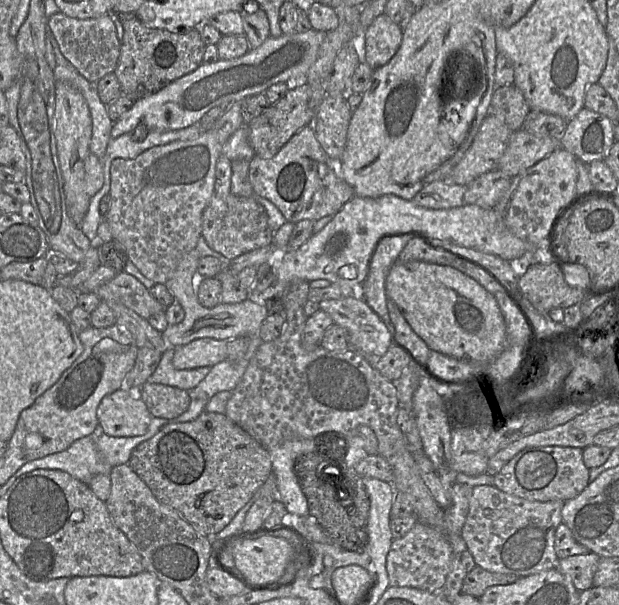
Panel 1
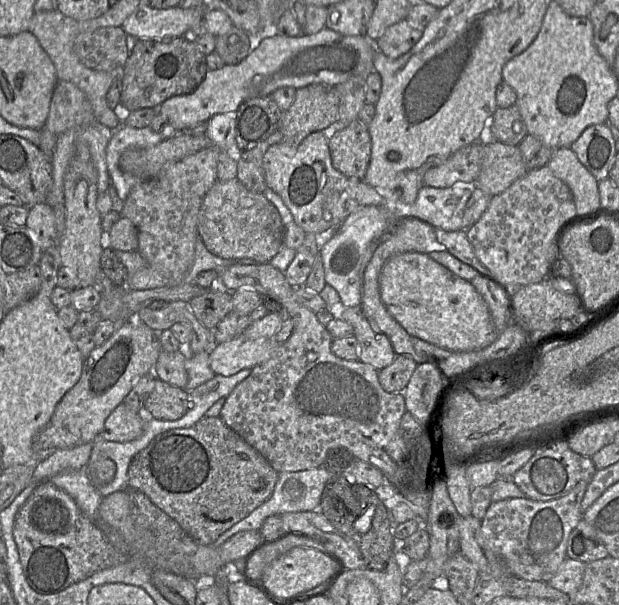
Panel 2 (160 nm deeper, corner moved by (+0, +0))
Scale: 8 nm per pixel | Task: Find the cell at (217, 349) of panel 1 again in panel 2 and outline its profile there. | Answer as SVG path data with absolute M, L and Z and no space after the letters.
M241 335L216 344L209 352L209 366L215 374L232 376L269 360L278 346L274 339L250 339Z

